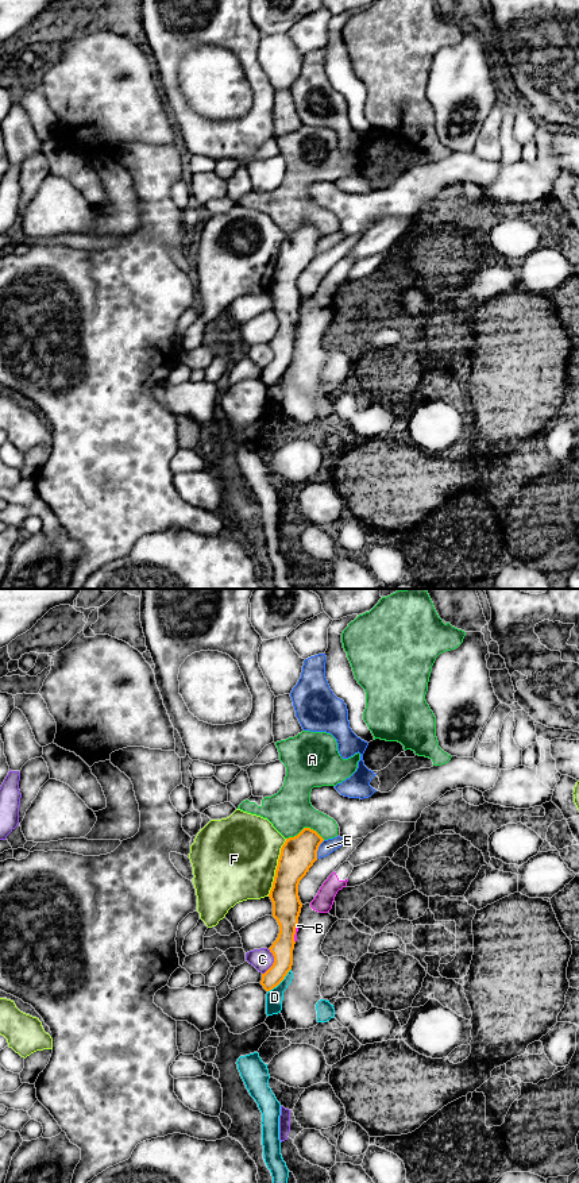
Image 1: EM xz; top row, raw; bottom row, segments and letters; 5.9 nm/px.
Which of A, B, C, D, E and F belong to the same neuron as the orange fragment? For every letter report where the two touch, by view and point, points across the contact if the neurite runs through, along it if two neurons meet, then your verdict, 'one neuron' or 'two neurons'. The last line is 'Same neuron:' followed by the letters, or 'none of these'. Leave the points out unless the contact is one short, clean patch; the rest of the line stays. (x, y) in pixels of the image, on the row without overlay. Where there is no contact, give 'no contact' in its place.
A: contact xz (305, 223); two neurons
B: contact xz (294, 328); border xz (297, 319), (294, 336); two neurons
C: contact xz (274, 357); two neurons
D: contact xz (280, 377); border xz (290, 363), (267, 386); two neurons
E: contact xz (317, 245); two neurons
F: contact xz (277, 262); two neurons
Same neuron: none of these

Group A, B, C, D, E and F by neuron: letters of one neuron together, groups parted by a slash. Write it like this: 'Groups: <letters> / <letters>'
Groups: A / B D / C / E / F

